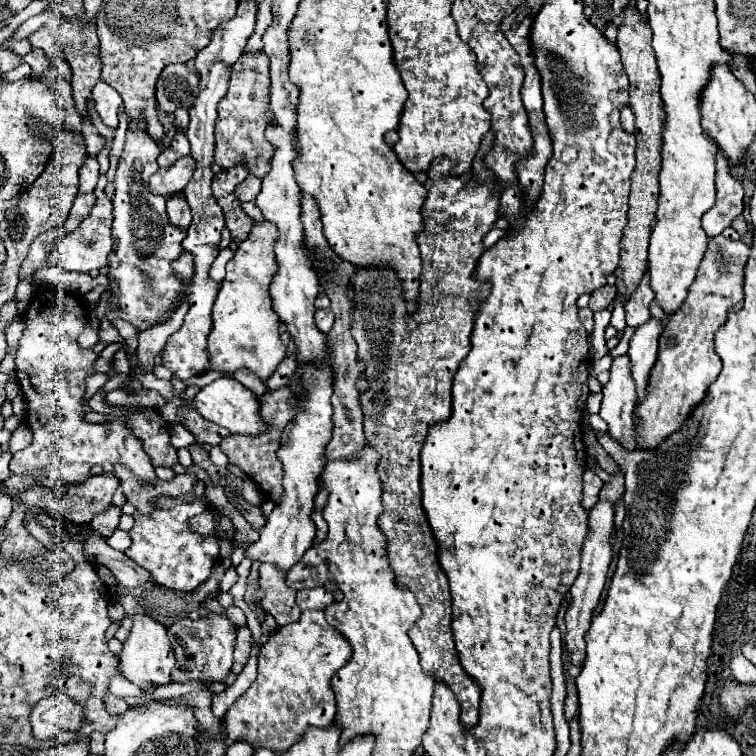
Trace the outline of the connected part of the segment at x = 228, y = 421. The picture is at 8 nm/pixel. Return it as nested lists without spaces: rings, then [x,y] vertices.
[[[220,377],[216,381],[212,381],[210,385],[202,387],[194,401],[188,401],[184,403],[186,407],[198,411],[204,419],[208,421],[214,421],[218,423],[220,427],[226,427],[230,433],[240,433],[240,435],[256,435],[260,431],[264,431],[264,423],[260,421],[260,415],[258,415],[258,397],[246,389],[244,385],[240,385],[234,377]]]

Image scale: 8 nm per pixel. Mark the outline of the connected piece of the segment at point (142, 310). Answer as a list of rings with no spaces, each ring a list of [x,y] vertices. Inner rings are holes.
[[[132,119],[126,133],[124,155],[120,159],[114,177],[114,185],[116,185],[116,195],[112,199],[114,249],[110,253],[108,277],[120,313],[110,313],[108,321],[120,317],[130,321],[138,331],[160,323],[164,315],[180,299],[178,293],[182,289],[180,281],[174,277],[174,271],[170,269],[170,263],[182,253],[182,239],[186,235],[186,229],[172,227],[168,223],[166,207],[164,207],[166,197],[152,195],[152,191],[148,191],[148,179],[160,169],[156,163],[160,151],[162,151],[160,145],[148,137],[144,123]],[[142,273],[152,277],[150,285],[146,283]]]

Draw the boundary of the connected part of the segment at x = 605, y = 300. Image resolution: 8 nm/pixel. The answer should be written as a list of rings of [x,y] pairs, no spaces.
[[[604,285],[600,289],[596,289],[592,295],[590,295],[590,309],[592,311],[600,311],[600,309],[606,309],[612,299],[616,295],[616,289],[612,285]]]

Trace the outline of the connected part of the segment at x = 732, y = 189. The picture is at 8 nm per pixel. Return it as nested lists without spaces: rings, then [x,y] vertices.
[[[722,151],[716,155],[716,205],[702,217],[702,229],[708,237],[720,235],[726,227],[730,227],[732,219],[742,215],[744,211],[744,189],[730,175],[728,159]]]

